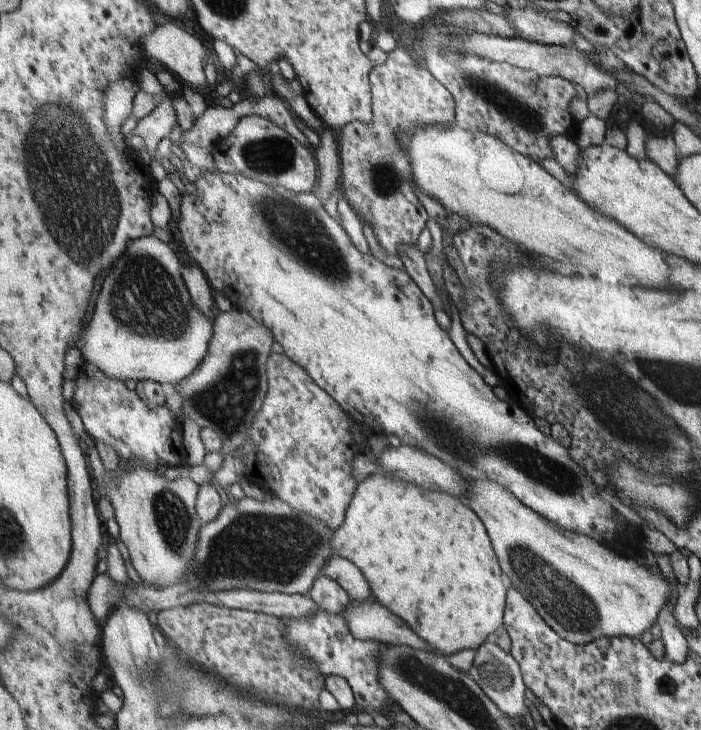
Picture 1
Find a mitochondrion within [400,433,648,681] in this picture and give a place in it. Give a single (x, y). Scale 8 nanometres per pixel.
(569, 606)

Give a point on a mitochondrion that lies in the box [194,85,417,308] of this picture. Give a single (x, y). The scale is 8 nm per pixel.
(313, 247)

